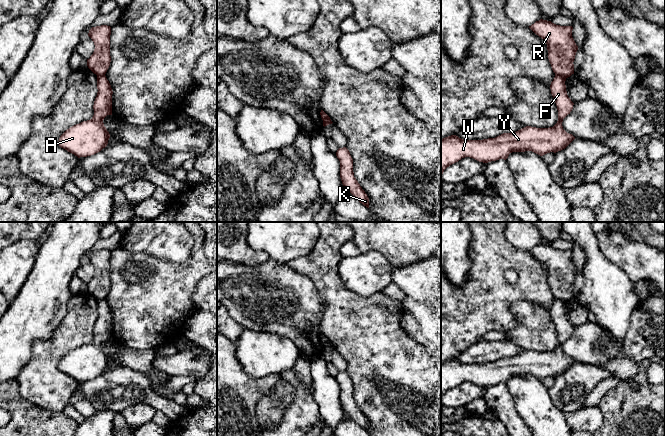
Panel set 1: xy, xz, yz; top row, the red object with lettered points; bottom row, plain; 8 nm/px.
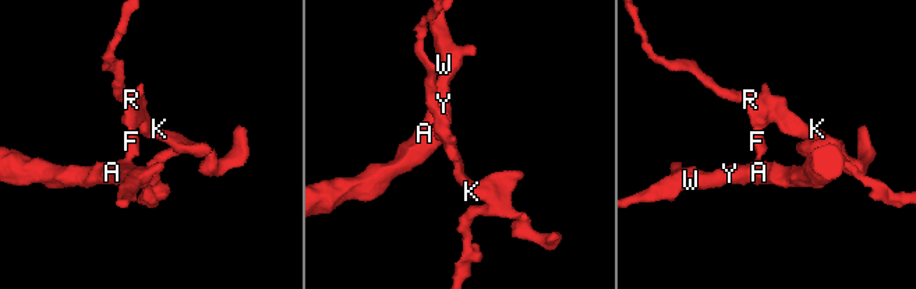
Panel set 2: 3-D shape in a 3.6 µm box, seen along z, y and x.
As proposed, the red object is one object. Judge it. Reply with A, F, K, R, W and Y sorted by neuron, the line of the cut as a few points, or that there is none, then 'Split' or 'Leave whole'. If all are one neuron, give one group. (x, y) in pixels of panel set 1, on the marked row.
Groups: A F W Y / K R. Split along yz (555, 74), (562, 75), (565, 78). Split

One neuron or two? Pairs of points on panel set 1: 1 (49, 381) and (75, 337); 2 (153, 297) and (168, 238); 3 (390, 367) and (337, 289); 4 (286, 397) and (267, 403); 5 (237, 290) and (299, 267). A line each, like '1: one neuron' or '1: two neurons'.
1: one neuron
2: two neurons
3: one neuron
4: one neuron
5: two neurons

